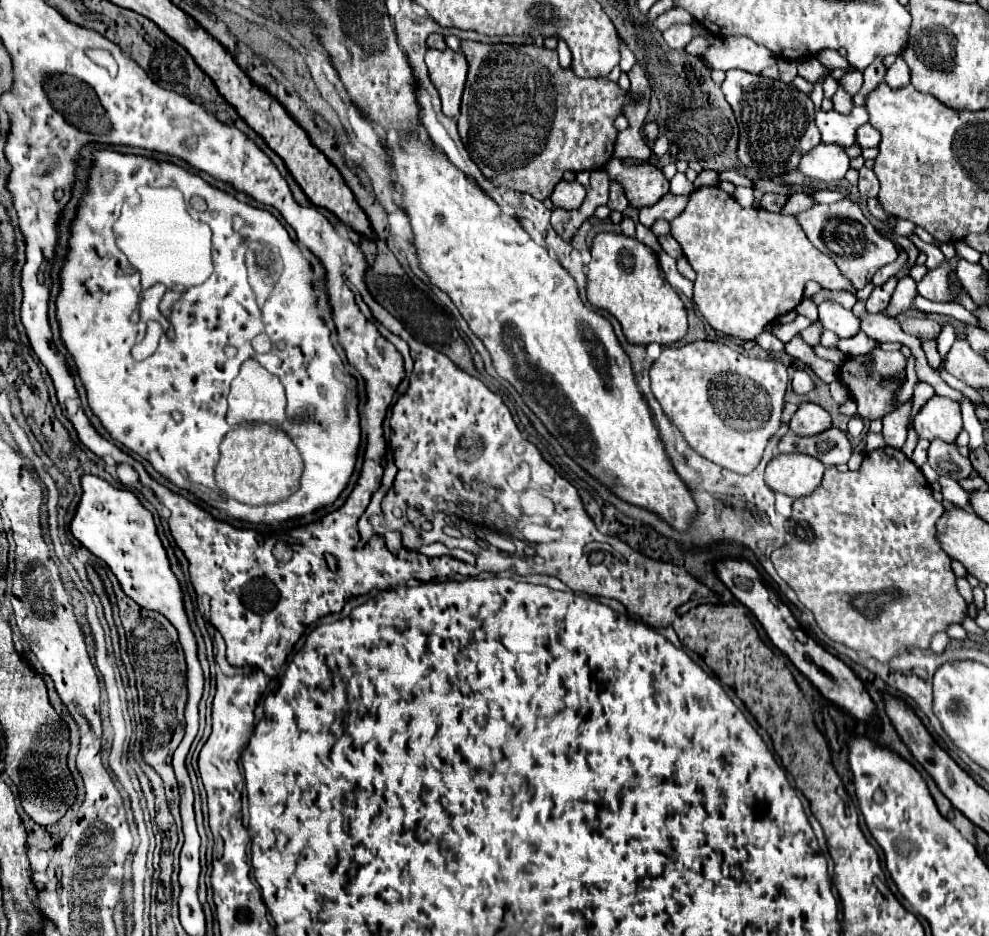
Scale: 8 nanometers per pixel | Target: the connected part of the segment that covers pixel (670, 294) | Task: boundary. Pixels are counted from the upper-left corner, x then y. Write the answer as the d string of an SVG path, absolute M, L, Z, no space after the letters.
M600 233L594 237L590 253L592 259L586 273L586 297L594 307L606 309L620 321L628 343L672 345L686 335L688 323L684 303L666 281L658 257L650 247L626 235Z

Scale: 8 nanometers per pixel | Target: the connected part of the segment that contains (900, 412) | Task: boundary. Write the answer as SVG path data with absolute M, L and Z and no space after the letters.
M904 403L898 409L894 409L894 411L884 415L884 419L882 419L882 423L884 423L882 435L884 435L886 445L898 447L898 429L906 429L908 411L910 411L910 403Z

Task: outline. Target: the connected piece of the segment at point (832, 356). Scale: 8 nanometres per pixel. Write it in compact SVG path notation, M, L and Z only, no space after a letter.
M816 345L814 351L816 351L816 355L820 355L822 359L832 361L836 367L842 367L842 365L844 365L846 355L842 355L838 349L826 349L826 347L822 347L822 345Z

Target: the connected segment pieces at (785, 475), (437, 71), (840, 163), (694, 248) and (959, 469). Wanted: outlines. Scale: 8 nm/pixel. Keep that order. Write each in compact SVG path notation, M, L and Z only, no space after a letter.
M802 453L776 455L764 473L764 483L774 493L784 493L792 499L806 497L820 487L824 465L818 459Z
M428 49L426 65L430 71L430 81L438 89L442 99L442 111L446 117L456 117L460 111L460 97L466 83L468 63L462 51L436 51Z
M820 143L808 155L804 155L800 167L806 177L820 179L820 181L838 181L850 169L850 159L838 145Z
M698 187L696 191L692 191L688 207L676 219L672 219L670 225L672 237L680 243L684 257L696 271L694 303L716 331L724 331L730 337L754 341L768 323L792 311L802 301L802 291L808 281L816 281L820 287L830 291L842 289L856 293L852 283L840 273L834 259L812 247L792 215L770 213L756 207L744 209L732 199L732 195L728 195L720 187Z
M932 441L928 449L928 463L940 473L948 475L956 481L966 479L972 475L972 465L970 459L964 457L954 443L942 443L942 441Z

